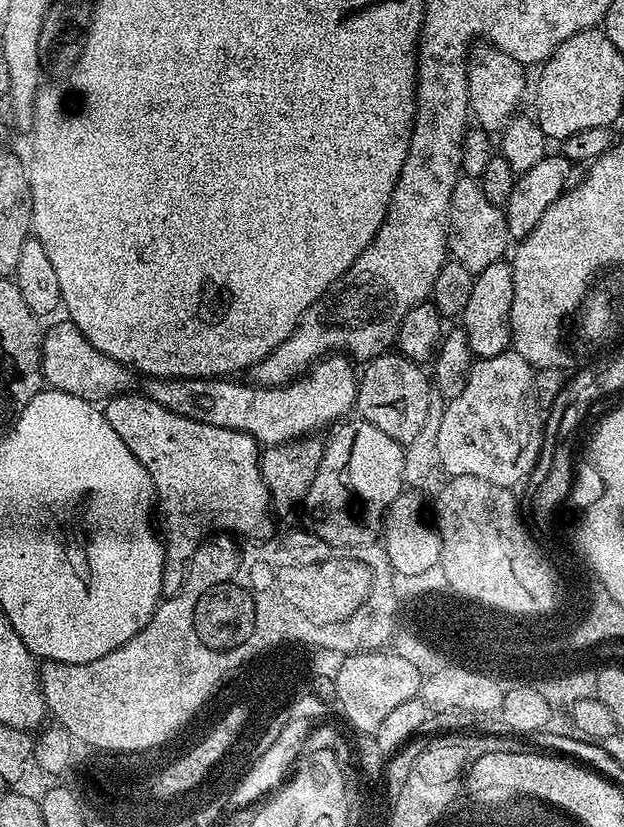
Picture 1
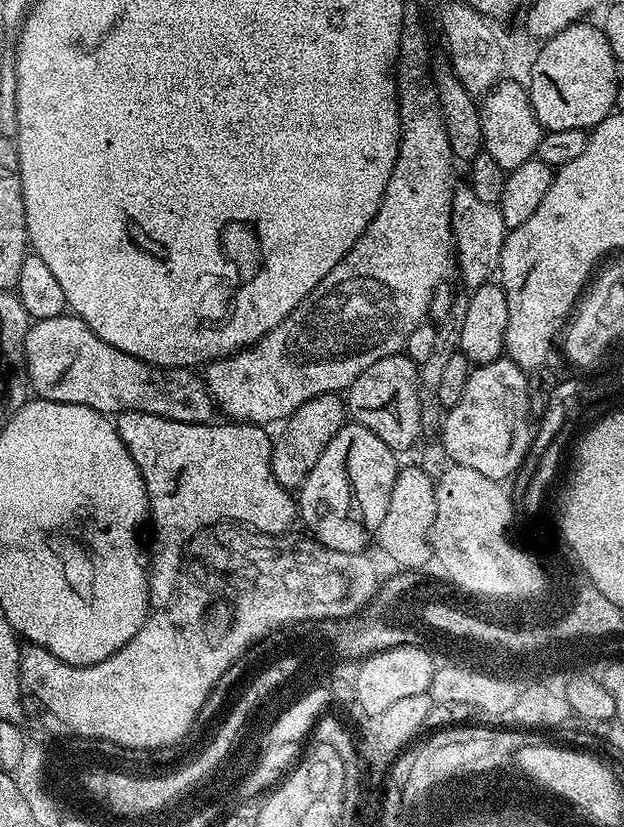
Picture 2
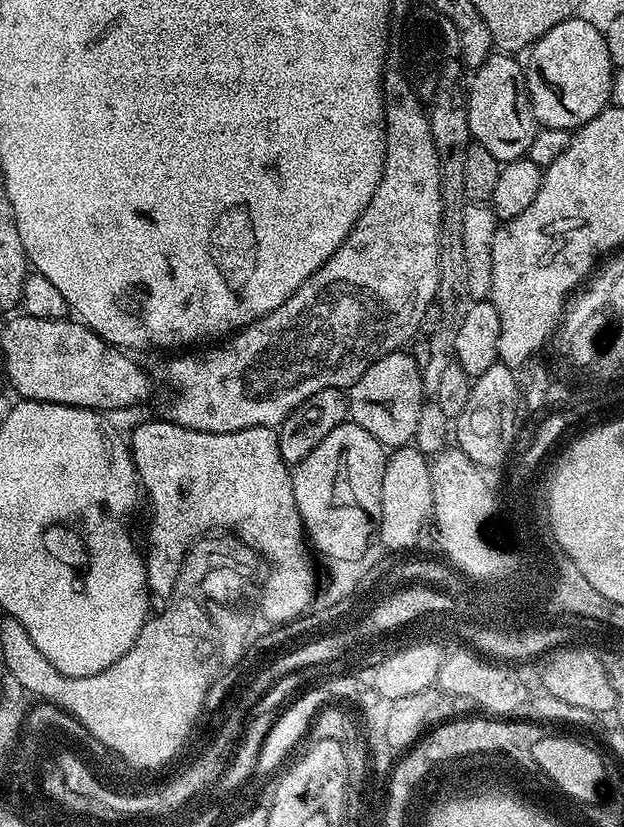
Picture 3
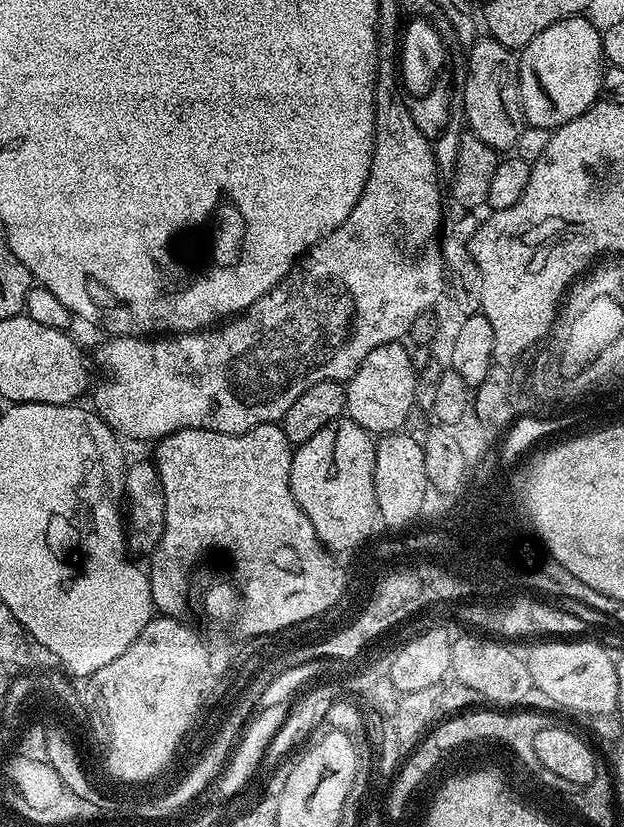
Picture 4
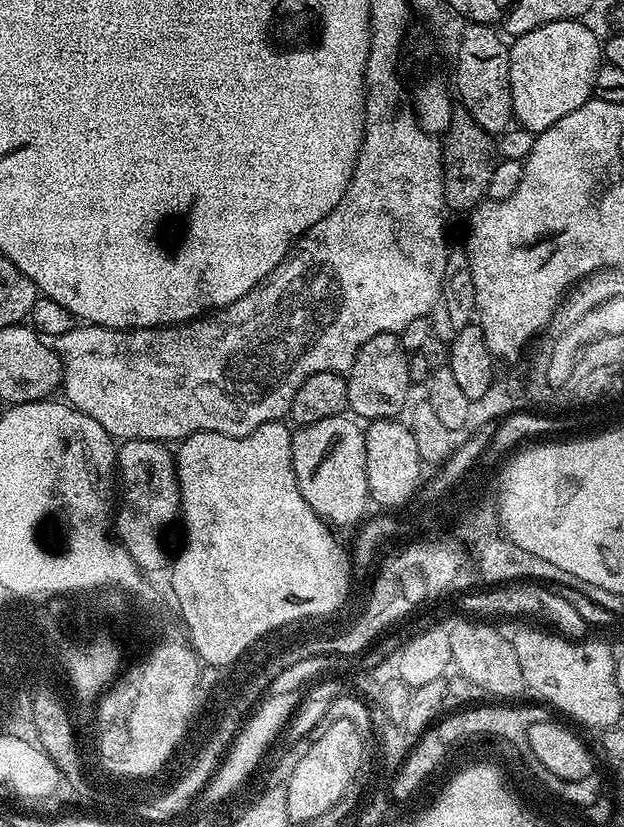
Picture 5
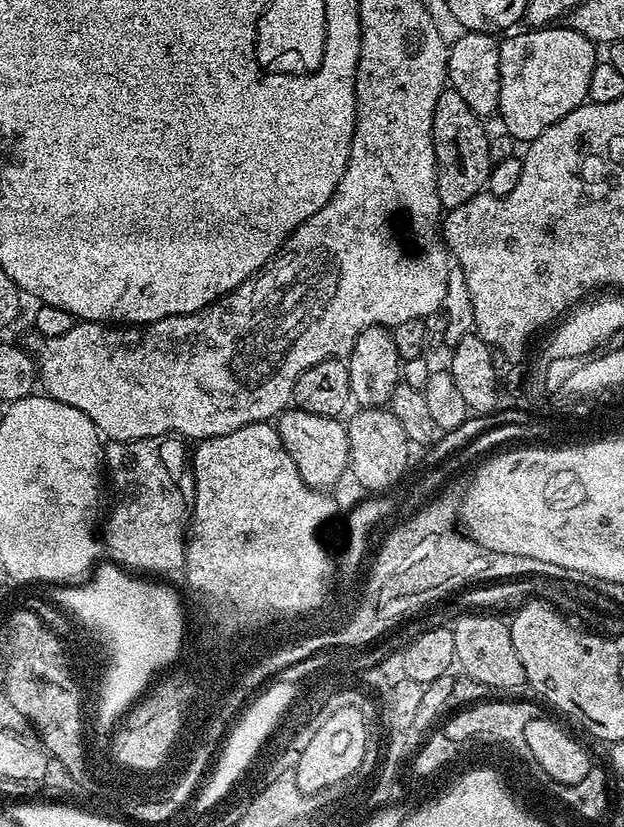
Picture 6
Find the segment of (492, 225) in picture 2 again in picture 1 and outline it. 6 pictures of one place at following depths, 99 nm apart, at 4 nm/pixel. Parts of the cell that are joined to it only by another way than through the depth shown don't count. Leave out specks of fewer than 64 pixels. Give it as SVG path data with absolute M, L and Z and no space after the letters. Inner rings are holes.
M461 178L454 186L448 211L448 251L451 259L465 272L475 274L505 259L508 244L510 248L503 207L486 198L479 179Z

